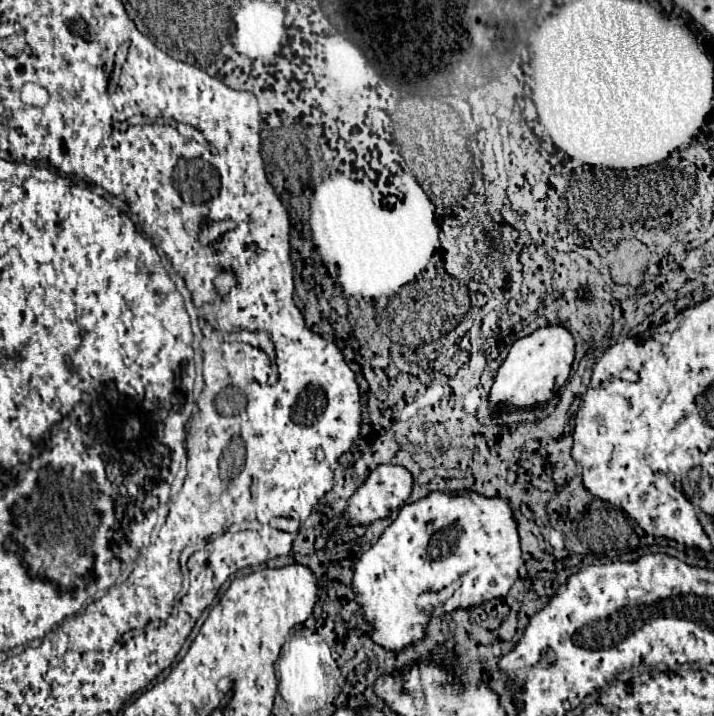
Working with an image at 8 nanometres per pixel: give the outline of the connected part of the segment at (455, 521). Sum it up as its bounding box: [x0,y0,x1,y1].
[351,491,521,653]

